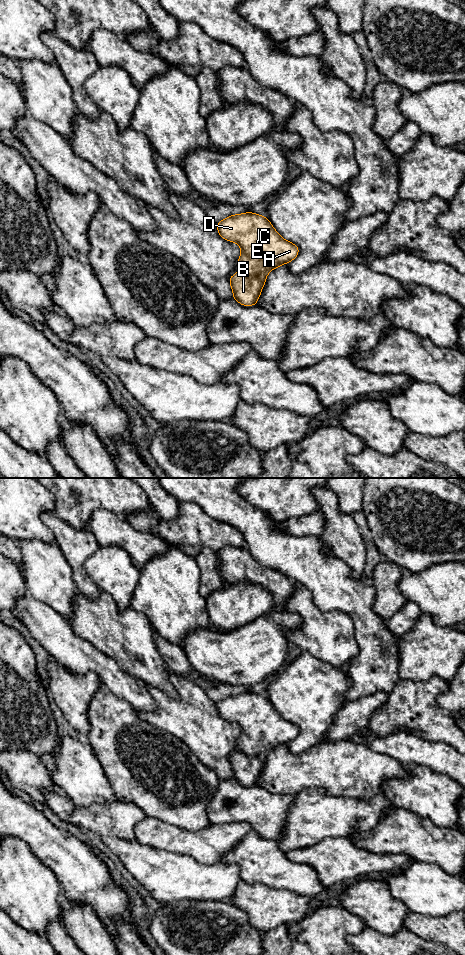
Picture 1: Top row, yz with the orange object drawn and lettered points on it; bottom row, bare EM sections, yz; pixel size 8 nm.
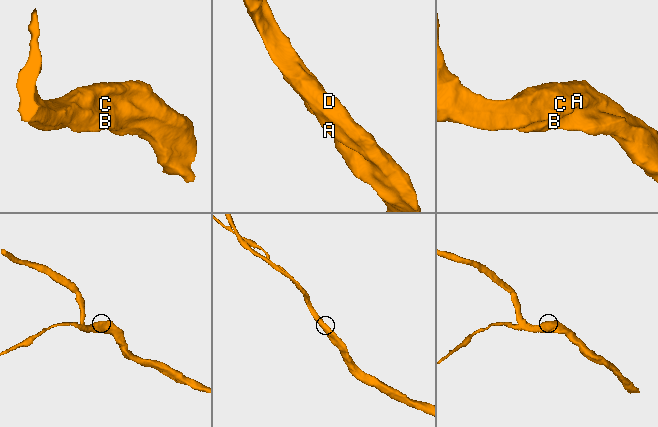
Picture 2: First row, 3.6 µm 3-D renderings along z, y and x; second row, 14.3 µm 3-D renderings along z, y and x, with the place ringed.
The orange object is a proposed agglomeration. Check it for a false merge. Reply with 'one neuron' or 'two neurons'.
one neuron

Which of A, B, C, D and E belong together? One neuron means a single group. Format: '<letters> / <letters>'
A B C D E

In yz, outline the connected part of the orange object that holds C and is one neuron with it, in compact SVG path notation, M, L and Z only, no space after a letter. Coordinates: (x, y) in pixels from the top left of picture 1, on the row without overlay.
M246 692L229 696L217 703L219 716L237 723L241 727L241 735L237 742L239 754L229 757L233 778L243 786L255 786L264 767L268 753L288 744L299 734L297 725L282 718L269 702L268 697Z

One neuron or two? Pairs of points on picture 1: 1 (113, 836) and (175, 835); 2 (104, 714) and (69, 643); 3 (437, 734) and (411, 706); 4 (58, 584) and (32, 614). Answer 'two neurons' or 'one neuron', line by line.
1: two neurons
2: two neurons
3: one neuron
4: two neurons

